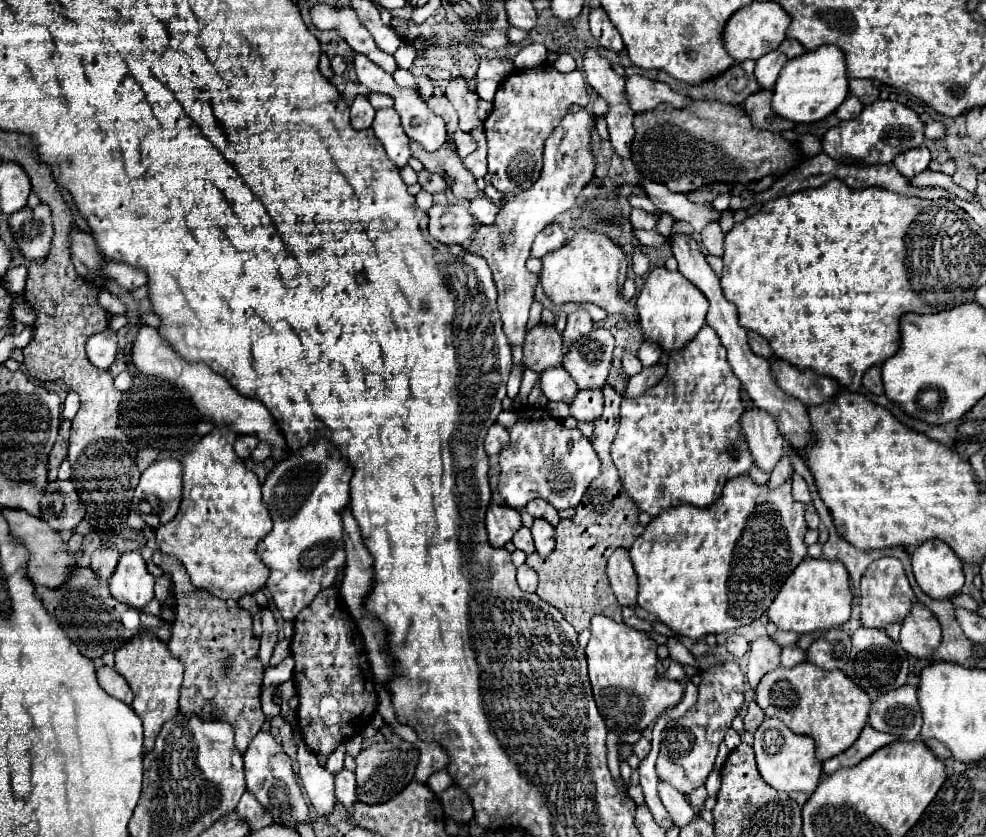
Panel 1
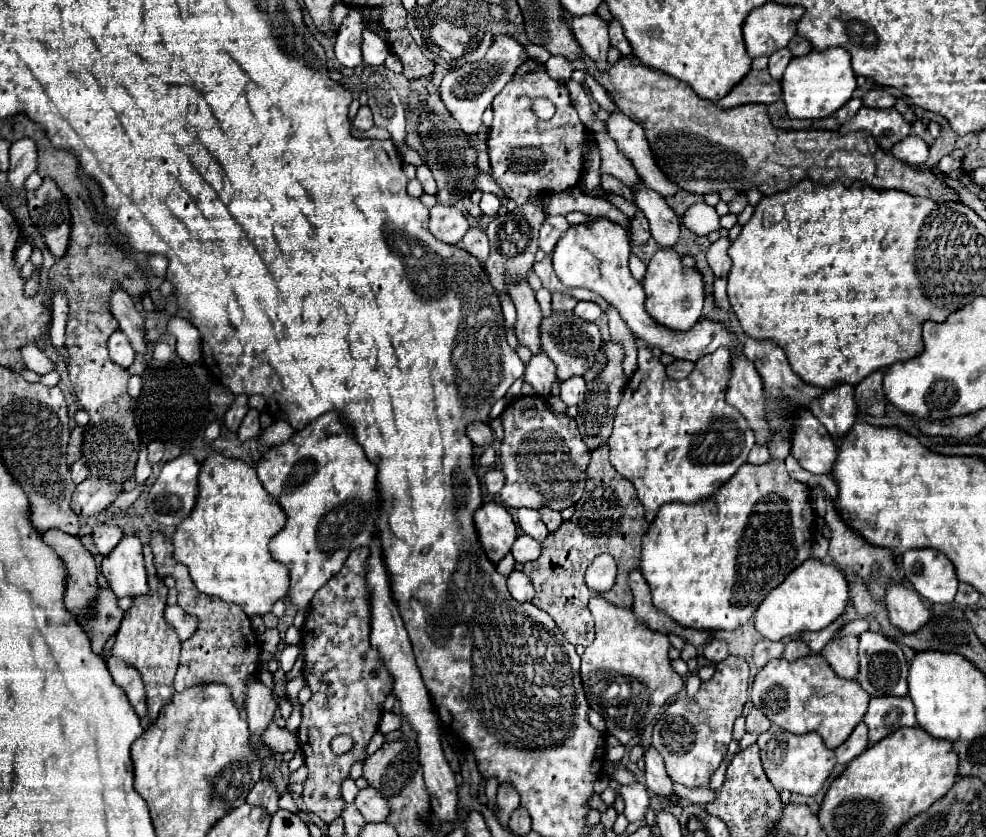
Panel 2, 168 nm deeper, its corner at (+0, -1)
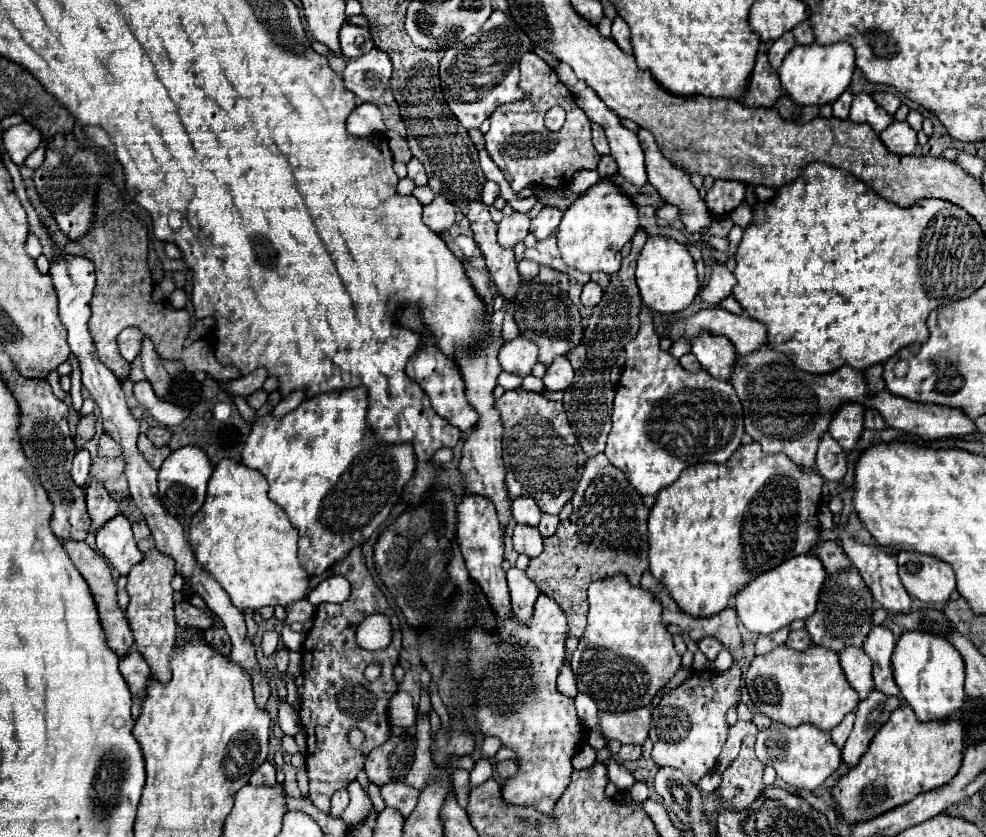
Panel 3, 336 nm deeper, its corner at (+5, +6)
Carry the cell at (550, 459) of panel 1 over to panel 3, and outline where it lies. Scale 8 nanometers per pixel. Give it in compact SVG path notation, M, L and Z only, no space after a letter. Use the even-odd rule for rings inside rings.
M523 388L507 390L497 400L497 410L503 420L503 460L507 468L507 490L511 498L531 496L545 514L559 514L571 500L579 476L583 474L585 456L567 424L563 404L547 400L537 392Z

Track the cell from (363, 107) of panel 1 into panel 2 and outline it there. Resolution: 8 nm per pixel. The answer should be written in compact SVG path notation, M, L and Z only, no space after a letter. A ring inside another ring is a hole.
M362 105L362 107L358 109L356 117L354 117L354 127L356 127L356 129L366 131L366 129L370 129L372 125L374 125L374 123L372 123L372 113L370 113L370 107L368 107L368 105Z

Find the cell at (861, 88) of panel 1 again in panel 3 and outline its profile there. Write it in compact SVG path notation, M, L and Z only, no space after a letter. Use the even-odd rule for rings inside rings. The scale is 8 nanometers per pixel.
M889 92L873 94L873 100L877 100L879 106L883 106L891 116L895 116L895 112L897 112L899 106L901 106L901 100L899 100L895 94L889 94Z

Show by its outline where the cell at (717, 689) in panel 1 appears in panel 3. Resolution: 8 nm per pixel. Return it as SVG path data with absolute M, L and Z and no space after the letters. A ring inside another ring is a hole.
M737 664L727 672L693 672L681 686L667 690L657 708L653 708L653 720L649 736L653 740L651 758L657 766L681 768L695 784L701 776L715 768L721 748L727 740L729 724L727 710L741 700L741 668Z

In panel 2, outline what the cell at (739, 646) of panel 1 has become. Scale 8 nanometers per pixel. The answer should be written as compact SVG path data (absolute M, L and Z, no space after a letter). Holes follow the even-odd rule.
M714 639L710 645L706 645L704 649L704 657L710 661L722 661L728 655L728 643Z

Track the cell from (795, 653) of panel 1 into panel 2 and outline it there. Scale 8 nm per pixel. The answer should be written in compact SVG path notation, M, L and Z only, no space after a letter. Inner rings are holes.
M790 641L786 645L786 651L784 651L784 659L786 661L796 661L796 659L802 659L806 655L810 655L810 649L808 649L806 643L802 643L802 641Z

